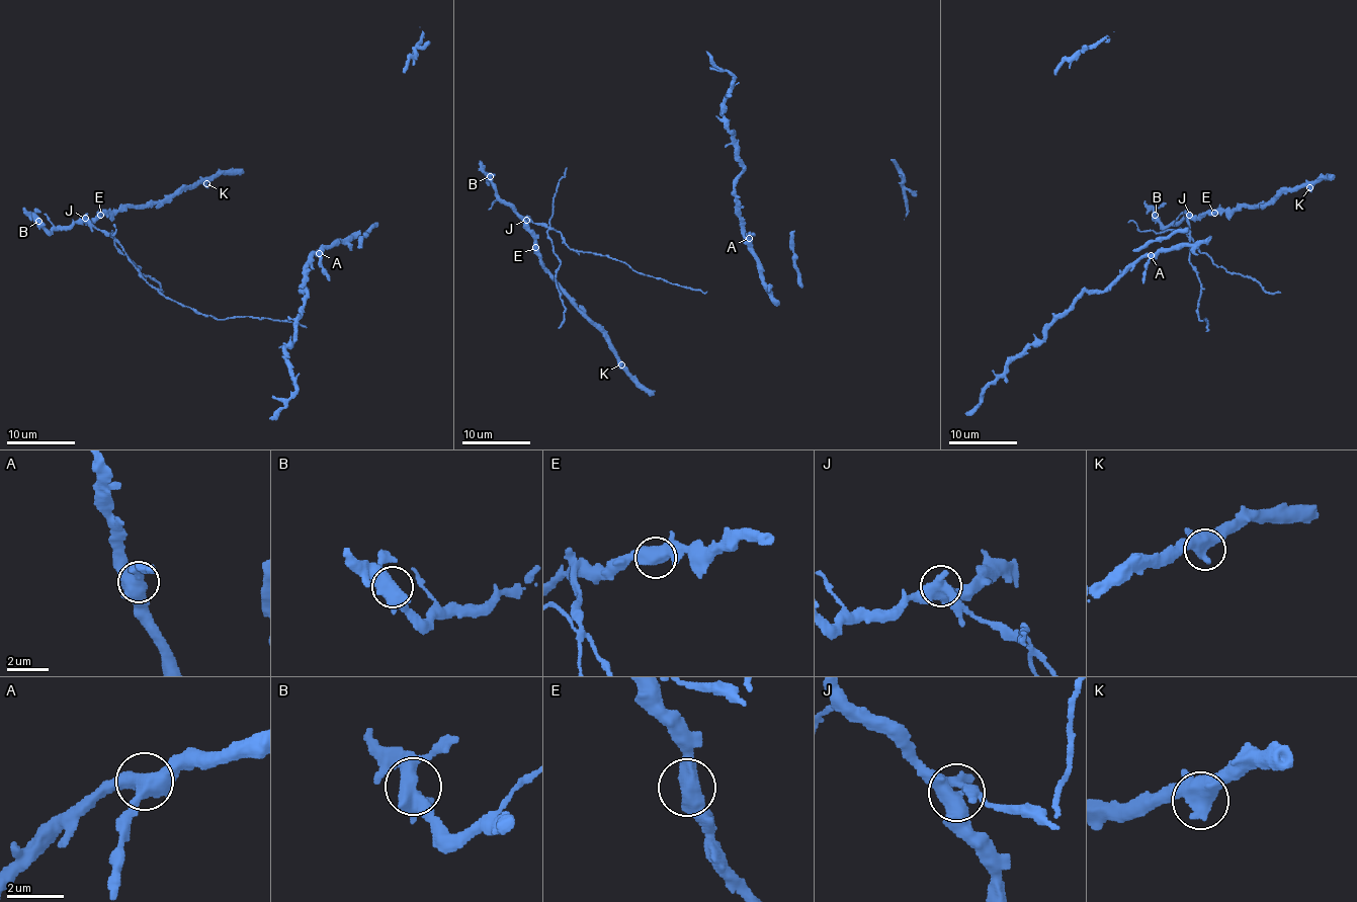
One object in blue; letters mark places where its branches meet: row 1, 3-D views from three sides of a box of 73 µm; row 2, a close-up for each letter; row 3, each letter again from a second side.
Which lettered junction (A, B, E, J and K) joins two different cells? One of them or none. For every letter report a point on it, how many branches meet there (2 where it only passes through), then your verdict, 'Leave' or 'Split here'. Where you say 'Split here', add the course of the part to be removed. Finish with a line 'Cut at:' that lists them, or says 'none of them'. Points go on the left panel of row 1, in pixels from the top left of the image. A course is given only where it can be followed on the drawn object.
A: Place: (319, 253). Branches: 3. Leave
B: Place: (38, 221). Branches: 4. Leave
E: Place: (100, 215). Branches: 3. Leave
J: Place: (85, 218). Branches: 3. Split here. Course of the part to remove: (85, 218), (109, 235), (129, 262), (167, 297), (219, 319), (247, 316), (299, 323), (306, 328)
K: Place: (206, 183). Branches: 3. Leave
Cut at: J

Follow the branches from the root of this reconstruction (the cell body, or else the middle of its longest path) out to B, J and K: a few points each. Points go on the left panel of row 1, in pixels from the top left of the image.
B: (252, 316), (219, 319), (196, 313), (162, 296), (118, 243), (89, 223), (50, 232), (38, 221)
J: (252, 316), (219, 319), (167, 299), (131, 263), (118, 243), (85, 218)
K: (252, 316), (219, 319), (167, 299), (118, 243), (87, 221), (121, 208), (162, 203), (197, 182), (206, 183)

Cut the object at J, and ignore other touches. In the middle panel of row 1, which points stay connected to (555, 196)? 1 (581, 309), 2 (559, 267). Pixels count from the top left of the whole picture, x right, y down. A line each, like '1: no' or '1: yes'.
1: no
2: yes

